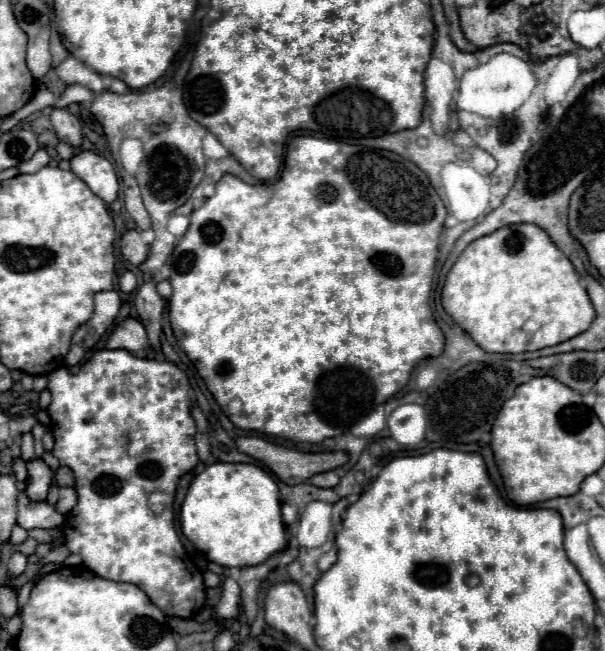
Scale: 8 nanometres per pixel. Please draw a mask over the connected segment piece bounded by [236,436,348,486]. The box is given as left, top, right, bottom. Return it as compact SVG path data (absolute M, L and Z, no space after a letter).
M242 436L242 438L236 440L236 444L238 444L238 448L240 448L244 454L250 454L252 458L260 460L262 464L266 464L266 466L268 466L284 484L288 484L288 486L308 482L314 474L328 472L328 470L336 470L336 468L340 468L340 466L344 466L344 464L348 462L348 452L344 452L344 450L338 450L338 452L318 452L318 454L298 452L298 450L294 450L294 448L284 448L284 446L266 442L266 440L260 438L260 436Z

